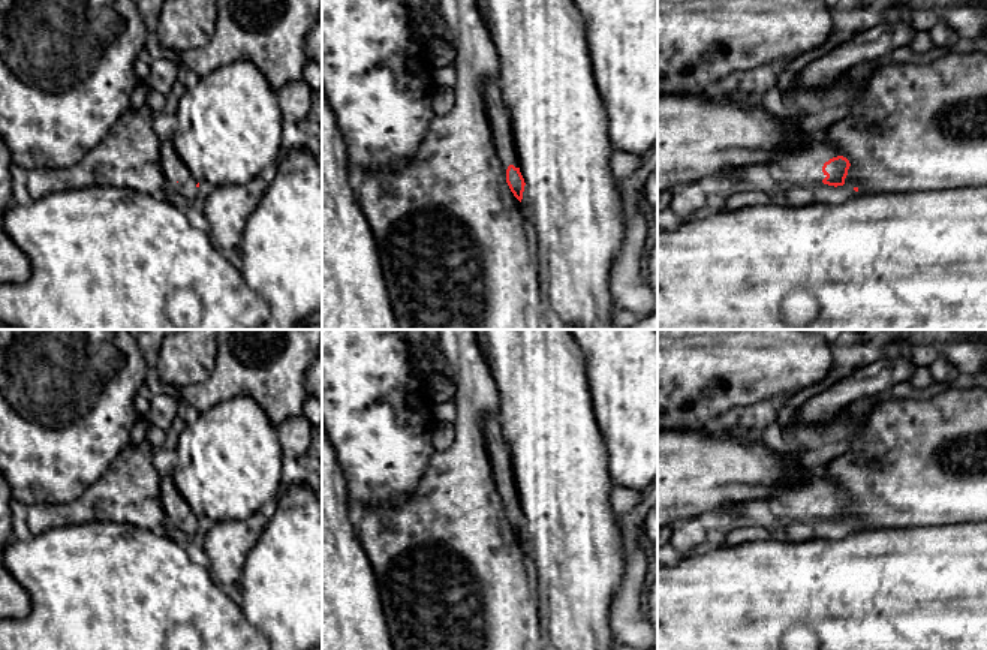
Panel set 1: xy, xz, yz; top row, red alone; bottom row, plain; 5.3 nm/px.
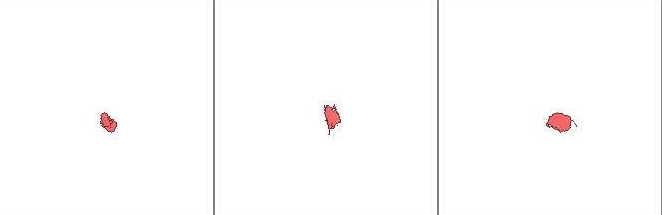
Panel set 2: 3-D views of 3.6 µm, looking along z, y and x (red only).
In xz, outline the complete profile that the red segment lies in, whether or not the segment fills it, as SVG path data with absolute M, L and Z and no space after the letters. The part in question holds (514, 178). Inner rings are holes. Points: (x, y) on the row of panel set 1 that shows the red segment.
M485 79L481 85L481 91L496 151L506 175L506 183L514 196L521 202L526 183L520 172L509 112L502 99L500 85L494 79Z

